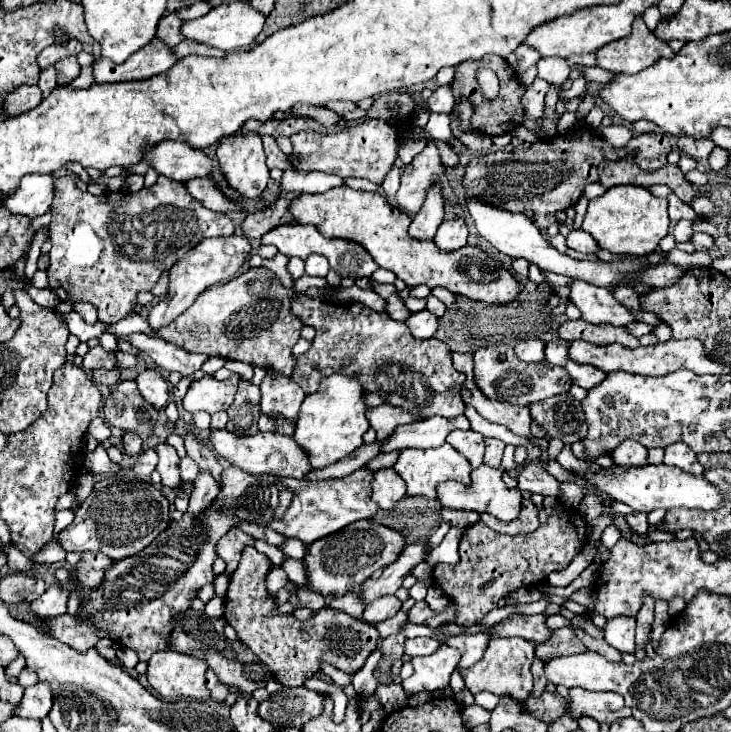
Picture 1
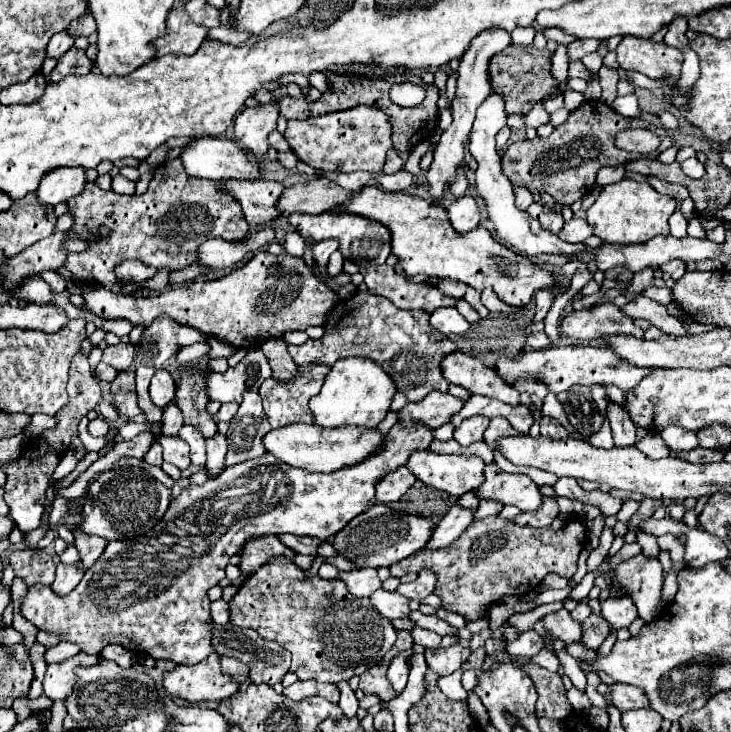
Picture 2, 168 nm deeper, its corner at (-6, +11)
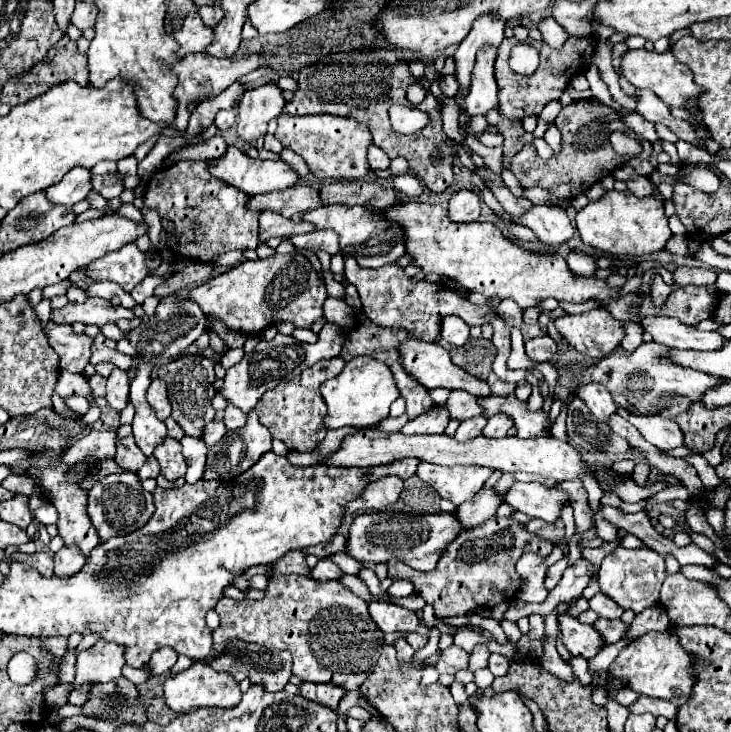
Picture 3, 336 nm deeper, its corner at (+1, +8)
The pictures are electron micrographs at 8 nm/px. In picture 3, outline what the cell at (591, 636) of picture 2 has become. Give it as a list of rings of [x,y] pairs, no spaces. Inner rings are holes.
[[[598,619],[594,623],[594,627],[604,635],[604,641],[606,643],[616,643],[618,639],[622,639],[628,631],[628,625],[622,621],[622,619],[614,619],[614,621],[608,621],[608,619]]]

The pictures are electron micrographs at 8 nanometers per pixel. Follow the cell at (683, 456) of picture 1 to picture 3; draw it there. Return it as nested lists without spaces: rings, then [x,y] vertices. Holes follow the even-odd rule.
[[[620,406],[617,408],[617,414],[630,421],[640,431],[640,435],[648,443],[658,447],[660,451],[680,447],[682,441],[684,441],[684,435],[680,431],[680,427],[676,427],[676,423],[666,419],[666,417],[660,417],[660,415],[656,415],[656,417],[636,417],[636,415],[628,413],[626,409]]]

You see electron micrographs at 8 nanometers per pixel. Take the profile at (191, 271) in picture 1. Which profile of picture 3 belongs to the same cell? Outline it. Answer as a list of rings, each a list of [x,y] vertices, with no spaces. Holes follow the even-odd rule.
[[[264,211],[260,215],[260,243],[264,243],[270,237],[300,235],[310,231],[316,231],[316,227],[312,223],[306,223],[304,219],[288,219],[276,211]]]

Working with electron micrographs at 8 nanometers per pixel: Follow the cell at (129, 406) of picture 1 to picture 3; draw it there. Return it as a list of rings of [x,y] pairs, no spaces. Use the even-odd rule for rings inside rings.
[[[114,369],[110,373],[110,377],[106,379],[106,401],[116,411],[122,411],[126,407],[128,401],[124,401],[124,393],[128,393],[128,387],[130,387],[130,379],[128,379],[126,371]]]

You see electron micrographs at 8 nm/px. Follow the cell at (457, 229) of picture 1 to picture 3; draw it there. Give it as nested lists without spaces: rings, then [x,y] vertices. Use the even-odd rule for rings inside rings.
[[[462,189],[450,197],[448,217],[456,223],[472,223],[480,217],[480,197],[474,191]]]

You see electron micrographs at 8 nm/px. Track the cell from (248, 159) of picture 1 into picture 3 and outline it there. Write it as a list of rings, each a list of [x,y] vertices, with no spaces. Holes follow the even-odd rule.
[[[276,83],[262,85],[252,91],[244,91],[238,101],[238,121],[236,131],[242,141],[250,143],[266,133],[268,121],[276,119],[286,101],[282,97],[282,89]]]

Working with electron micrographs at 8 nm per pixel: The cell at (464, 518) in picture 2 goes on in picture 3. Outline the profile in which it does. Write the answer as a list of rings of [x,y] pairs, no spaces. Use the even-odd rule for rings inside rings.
[[[484,487],[474,499],[462,503],[456,509],[456,515],[458,515],[460,523],[470,529],[470,527],[480,525],[480,523],[488,521],[490,517],[494,517],[502,503],[506,503],[506,501],[504,501],[504,497],[496,495],[494,487]]]

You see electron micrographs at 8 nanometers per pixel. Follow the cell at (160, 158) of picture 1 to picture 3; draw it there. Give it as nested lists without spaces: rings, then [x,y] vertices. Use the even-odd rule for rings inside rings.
[[[228,147],[224,157],[214,159],[210,171],[218,179],[224,179],[224,183],[234,185],[248,195],[288,189],[300,181],[300,175],[288,163],[250,159],[236,147]]]

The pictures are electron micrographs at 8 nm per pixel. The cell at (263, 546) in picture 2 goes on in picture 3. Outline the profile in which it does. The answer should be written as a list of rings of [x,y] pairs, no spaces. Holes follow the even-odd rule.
[[[290,551],[288,555],[284,555],[284,559],[280,559],[280,563],[274,563],[272,567],[274,575],[288,575],[288,573],[310,575],[310,567],[306,565],[302,551]]]

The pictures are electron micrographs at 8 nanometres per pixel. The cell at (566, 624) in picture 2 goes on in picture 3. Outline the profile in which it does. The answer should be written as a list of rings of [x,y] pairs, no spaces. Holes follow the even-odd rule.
[[[566,613],[558,617],[558,623],[562,629],[564,647],[572,655],[580,655],[584,659],[590,659],[606,645],[602,635],[594,629],[594,625],[584,625]]]

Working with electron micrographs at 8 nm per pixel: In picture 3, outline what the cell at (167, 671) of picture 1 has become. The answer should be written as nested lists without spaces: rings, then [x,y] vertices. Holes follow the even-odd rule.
[[[194,661],[192,667],[188,667],[186,671],[180,671],[178,675],[170,677],[164,683],[164,697],[166,697],[166,705],[172,711],[188,713],[188,711],[194,711],[194,709],[200,709],[200,707],[220,707],[220,709],[236,707],[242,699],[242,691],[240,691],[240,687],[238,687],[238,683],[234,681],[232,675],[218,673],[210,665]]]

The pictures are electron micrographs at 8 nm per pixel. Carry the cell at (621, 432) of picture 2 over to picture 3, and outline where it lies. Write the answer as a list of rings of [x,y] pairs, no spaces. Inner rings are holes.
[[[588,383],[588,385],[580,387],[576,393],[588,405],[592,415],[596,419],[600,419],[602,423],[608,423],[610,415],[616,413],[616,403],[614,403],[612,395],[600,383]]]

